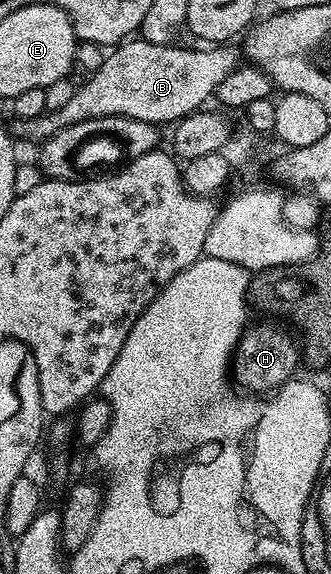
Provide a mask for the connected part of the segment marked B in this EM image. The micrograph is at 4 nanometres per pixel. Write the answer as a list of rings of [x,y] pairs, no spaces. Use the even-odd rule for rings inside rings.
[[[139,36],[131,40],[125,40],[111,51],[112,54],[92,74],[89,82],[80,82],[74,92],[74,97],[60,110],[46,112],[40,118],[29,122],[20,122],[18,128],[24,134],[32,138],[43,140],[49,138],[54,132],[66,128],[70,124],[78,124],[82,120],[94,120],[102,116],[130,116],[134,120],[146,120],[157,124],[175,124],[187,114],[197,113],[200,106],[207,98],[211,99],[216,90],[234,72],[238,65],[238,50],[232,44],[216,44],[211,48],[200,48],[204,50],[187,50],[181,44],[154,44]]]

